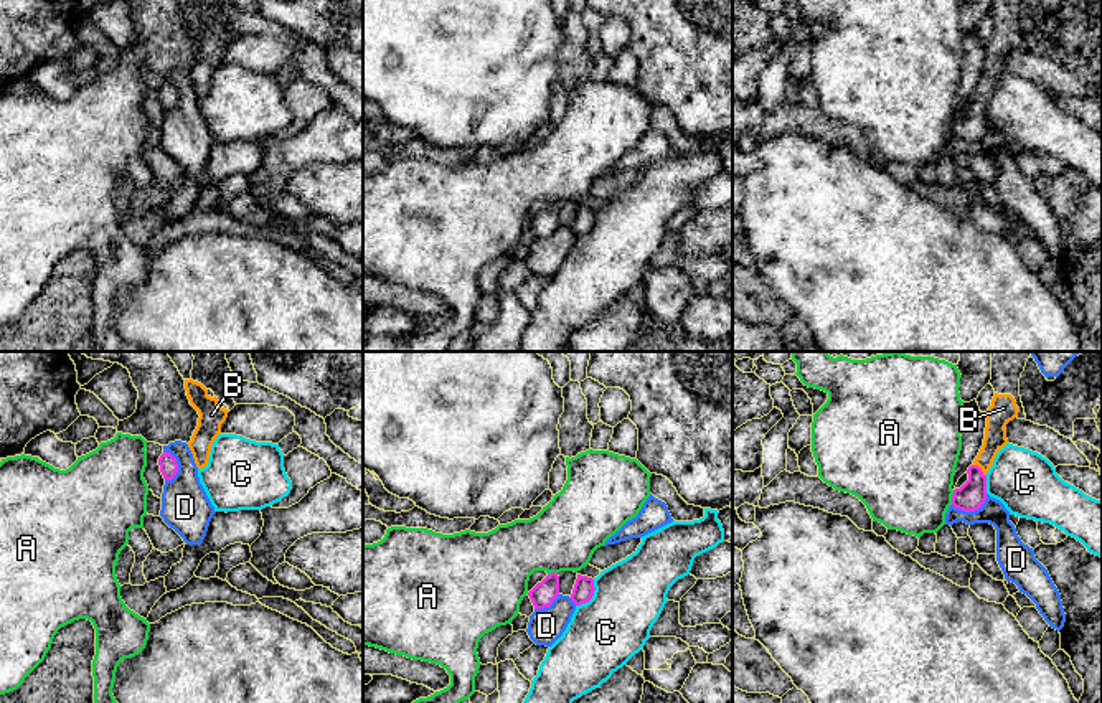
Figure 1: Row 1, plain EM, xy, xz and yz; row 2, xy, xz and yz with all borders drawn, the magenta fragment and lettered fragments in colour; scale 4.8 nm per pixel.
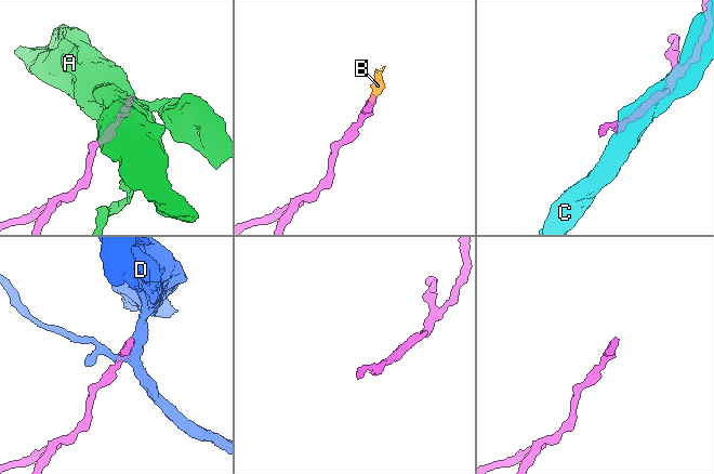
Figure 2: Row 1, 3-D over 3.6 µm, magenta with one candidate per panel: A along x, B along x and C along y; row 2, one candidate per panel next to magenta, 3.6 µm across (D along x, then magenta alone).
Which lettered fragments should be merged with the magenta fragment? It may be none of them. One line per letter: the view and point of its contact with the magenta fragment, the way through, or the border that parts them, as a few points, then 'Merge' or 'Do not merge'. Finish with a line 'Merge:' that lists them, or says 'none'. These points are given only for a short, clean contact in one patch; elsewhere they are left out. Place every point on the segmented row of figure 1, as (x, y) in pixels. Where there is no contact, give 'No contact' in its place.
A: Touches magenta at yz (952, 497). Boundary: yz (954, 490), (951, 504). Do not merge
B: Touches magenta at yz (980, 469). Path across: yz (970, 497), (980, 469), (995, 434). Merge
C: Touches magenta at xz (593, 594). Boundary: xz (594, 580), (594, 594), (576, 606). Do not merge
D: Touches magenta at yz (972, 510). Do not merge
Merge: B

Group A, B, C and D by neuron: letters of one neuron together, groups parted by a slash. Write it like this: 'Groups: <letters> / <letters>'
Groups: A / B / C / D

